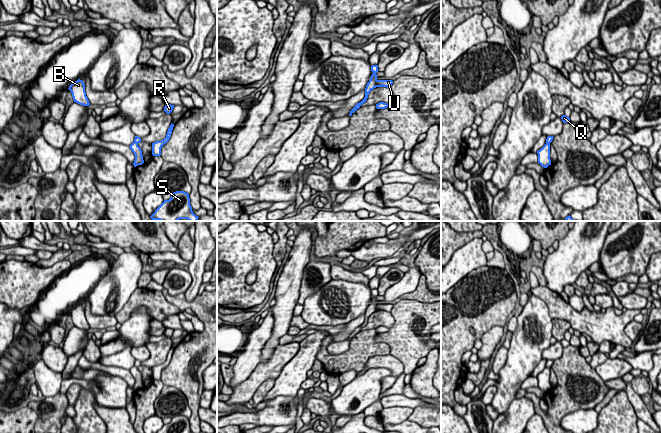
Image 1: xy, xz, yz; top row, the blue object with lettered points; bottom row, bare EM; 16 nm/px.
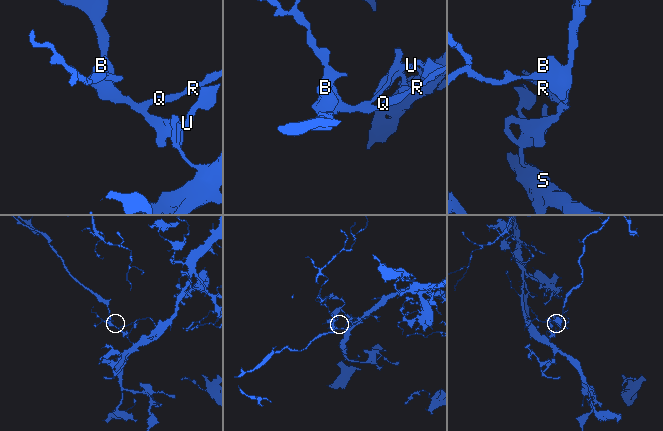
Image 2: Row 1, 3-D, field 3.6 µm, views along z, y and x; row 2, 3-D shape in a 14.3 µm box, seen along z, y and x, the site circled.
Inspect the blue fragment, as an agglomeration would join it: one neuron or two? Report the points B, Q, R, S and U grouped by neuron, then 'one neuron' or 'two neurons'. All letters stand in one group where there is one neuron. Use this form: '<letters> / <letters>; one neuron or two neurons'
B Q R / S U; two neurons

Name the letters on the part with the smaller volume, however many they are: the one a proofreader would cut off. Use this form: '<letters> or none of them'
B, Q, R

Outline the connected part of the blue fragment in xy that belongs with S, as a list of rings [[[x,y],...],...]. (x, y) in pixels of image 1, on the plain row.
[[[176,415],[171,418],[169,424],[164,424],[157,433],[192,433],[189,418],[184,415]]]

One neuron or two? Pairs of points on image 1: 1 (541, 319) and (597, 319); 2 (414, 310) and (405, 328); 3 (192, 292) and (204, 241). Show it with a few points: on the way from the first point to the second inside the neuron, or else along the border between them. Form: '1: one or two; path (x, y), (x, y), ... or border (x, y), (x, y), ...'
1: two; border (540, 299), (546, 304), (548, 314), (552, 319)
2: one; path (411, 314), (411, 322), (409, 324)
3: one; path (196, 279), (196, 268), (201, 254)

